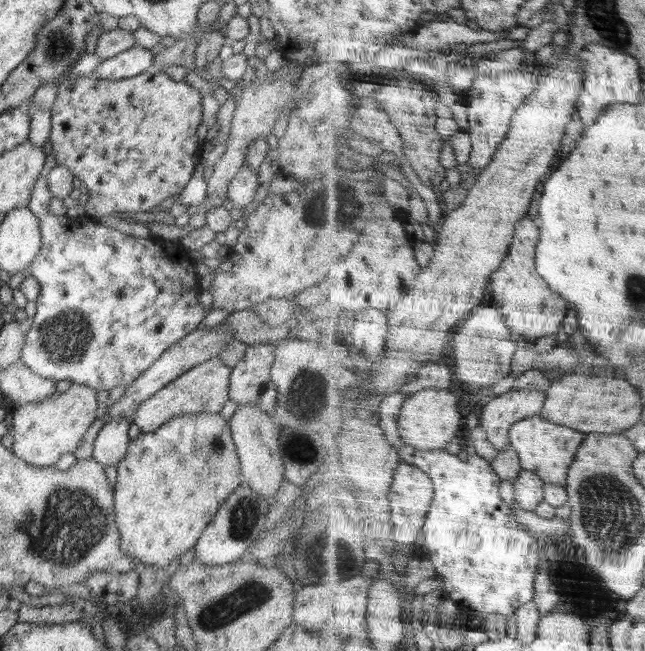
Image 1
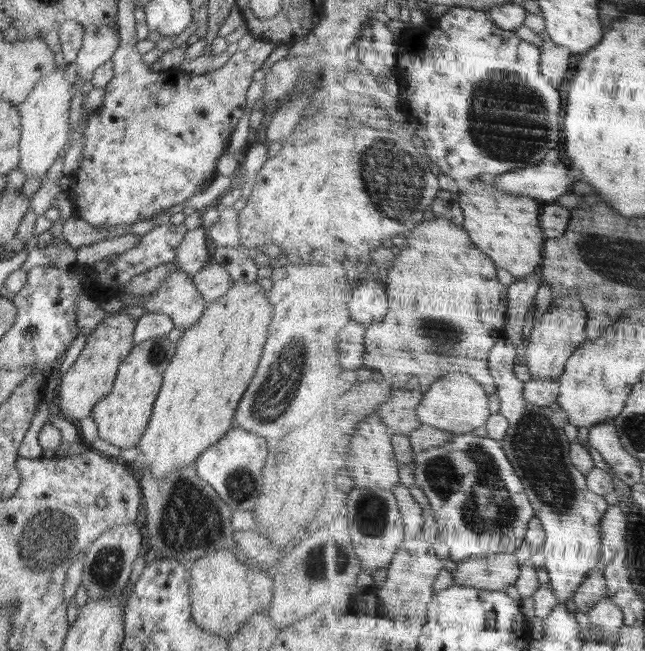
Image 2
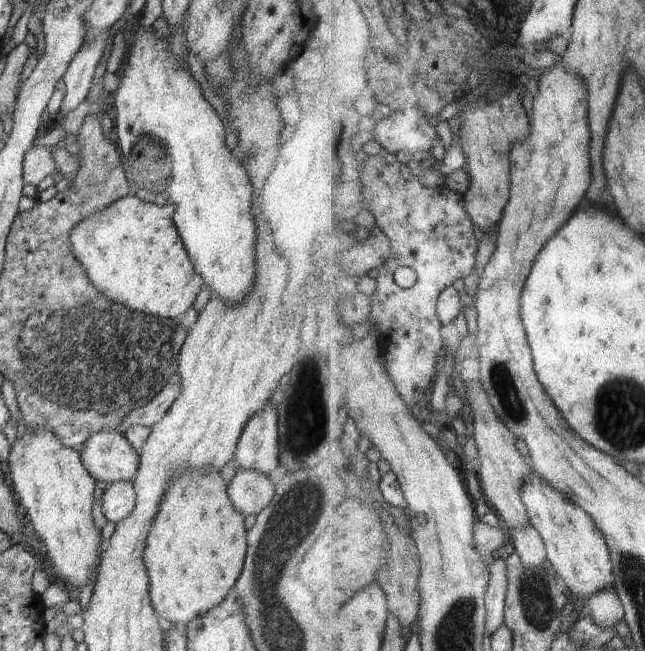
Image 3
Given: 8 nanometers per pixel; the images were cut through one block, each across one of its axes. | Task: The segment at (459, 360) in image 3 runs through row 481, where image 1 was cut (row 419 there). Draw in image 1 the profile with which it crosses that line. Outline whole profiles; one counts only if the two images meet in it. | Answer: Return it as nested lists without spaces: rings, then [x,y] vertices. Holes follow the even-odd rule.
[[[529,386],[510,391],[488,402],[481,411],[480,424],[488,439],[500,452],[512,444],[512,427],[530,417],[542,414],[548,394]]]

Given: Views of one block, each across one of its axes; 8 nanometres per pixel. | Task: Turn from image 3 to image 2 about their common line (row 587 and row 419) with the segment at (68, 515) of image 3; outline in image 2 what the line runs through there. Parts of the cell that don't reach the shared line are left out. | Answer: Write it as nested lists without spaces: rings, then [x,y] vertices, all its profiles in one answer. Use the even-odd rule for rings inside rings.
[[[119,313],[106,314],[105,319],[96,326],[96,329],[87,335],[84,350],[59,382],[56,401],[61,415],[70,416],[74,421],[84,420],[90,417],[96,402],[108,397],[118,373],[119,364],[135,348],[133,333],[136,322],[136,317]]]

